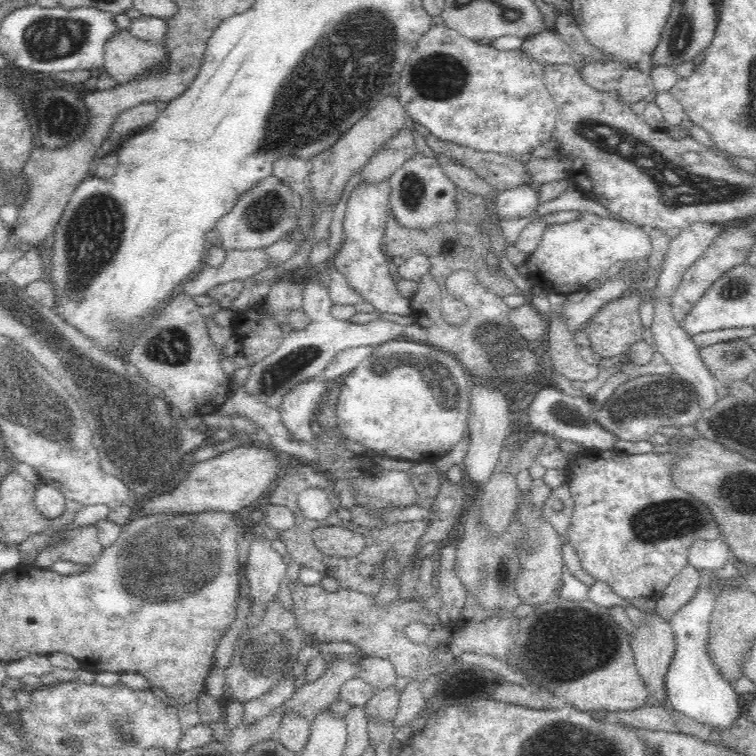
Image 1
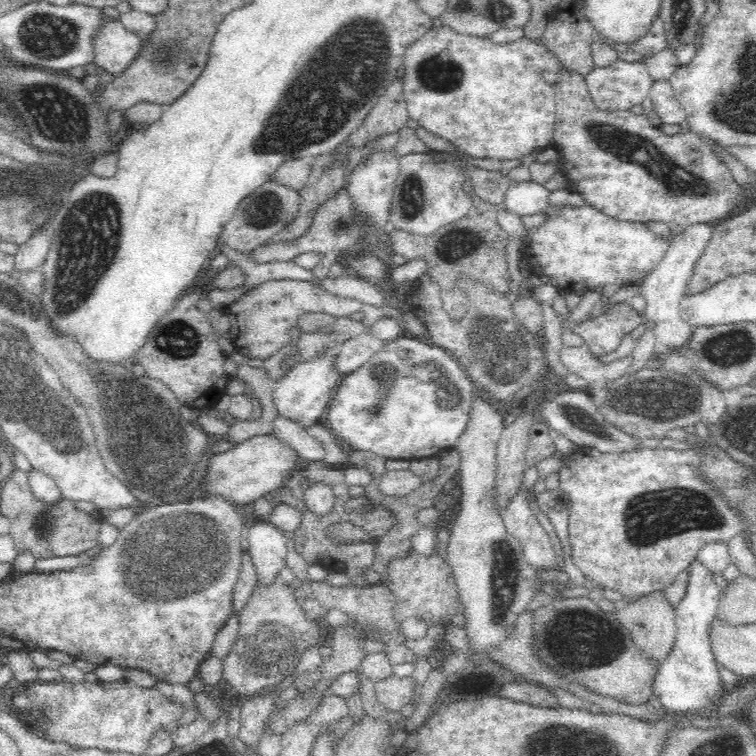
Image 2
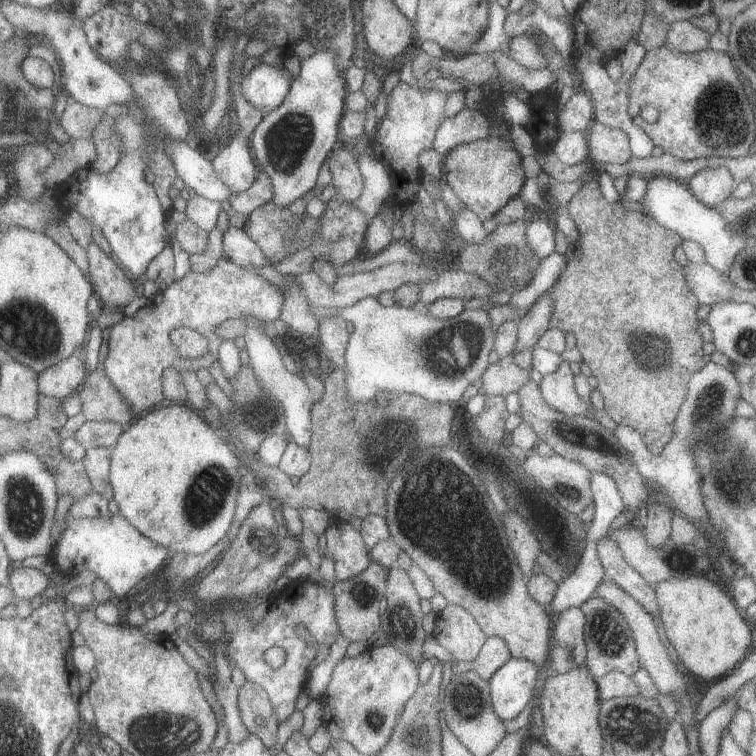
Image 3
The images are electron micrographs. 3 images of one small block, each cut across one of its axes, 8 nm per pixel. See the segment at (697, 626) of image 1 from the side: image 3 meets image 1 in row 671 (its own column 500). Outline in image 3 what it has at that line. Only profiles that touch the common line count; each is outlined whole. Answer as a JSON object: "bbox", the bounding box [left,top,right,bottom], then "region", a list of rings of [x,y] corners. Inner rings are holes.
{"bbox":[491,658,535,722],"region":[[[511,658],[495,672],[491,680],[493,706],[501,716],[501,722],[509,722],[519,716],[523,706],[533,696],[535,688],[535,666],[527,660]]]}

